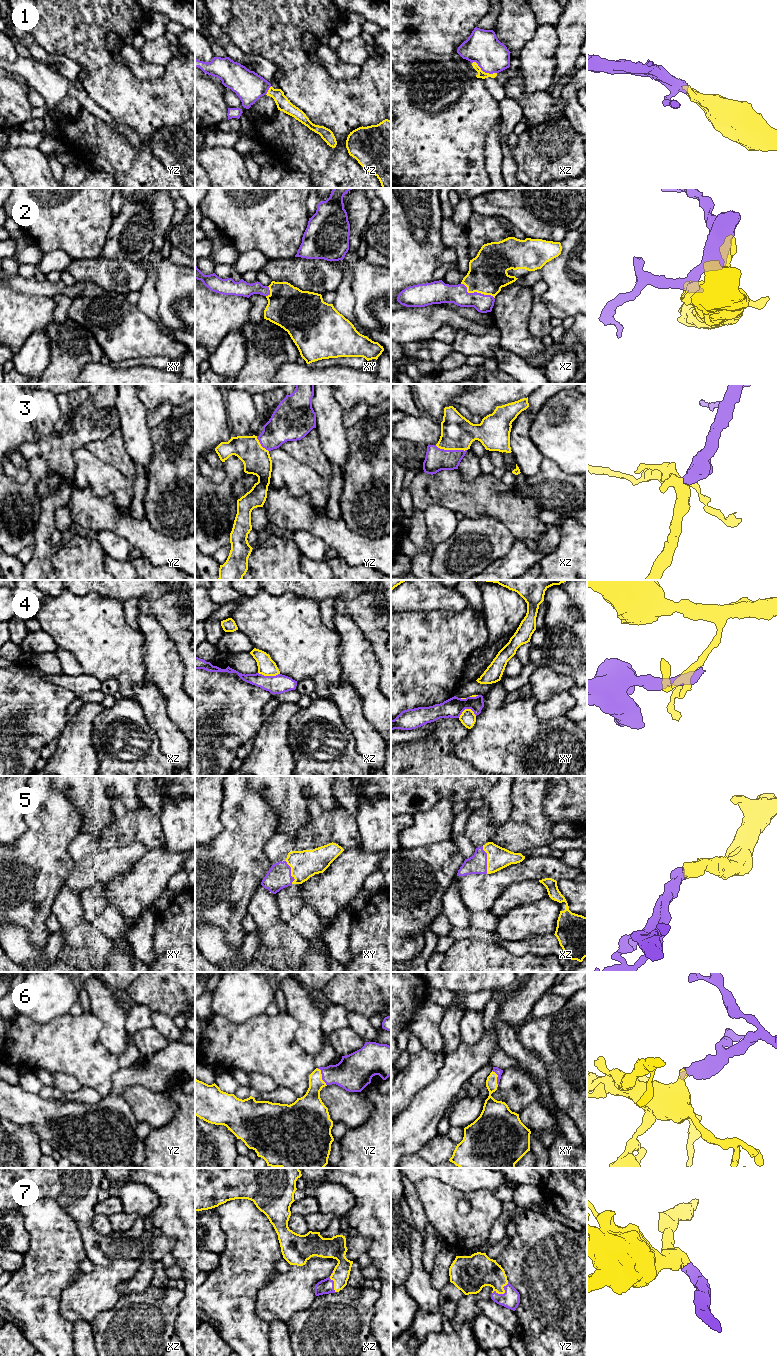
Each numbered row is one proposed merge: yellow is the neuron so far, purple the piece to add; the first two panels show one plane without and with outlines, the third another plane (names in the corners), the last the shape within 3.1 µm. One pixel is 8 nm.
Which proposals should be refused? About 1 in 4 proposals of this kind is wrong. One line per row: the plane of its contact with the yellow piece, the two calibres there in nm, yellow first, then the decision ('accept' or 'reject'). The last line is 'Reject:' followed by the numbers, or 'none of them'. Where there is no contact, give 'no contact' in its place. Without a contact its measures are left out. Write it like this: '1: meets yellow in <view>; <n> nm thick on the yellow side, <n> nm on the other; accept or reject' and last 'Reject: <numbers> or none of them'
1: meets yellow in xz; 60 nm thick on the yellow side, 280 nm on the other; accept
2: meets yellow in xz; 320 nm thick on the yellow side, 160 nm on the other; accept
3: meets yellow in xz; 280 nm thick on the yellow side, 180 nm on the other; accept
4: meets yellow in xz; 140 nm thick on the yellow side, 150 nm on the other; reject
5: meets yellow in xz; 180 nm thick on the yellow side, 160 nm on the other; accept
6: meets yellow in yz; 190 nm thick on the yellow side, 280 nm on the other; accept
7: meets yellow in yz; 240 nm thick on the yellow side, 150 nm on the other; accept
Reject: 4

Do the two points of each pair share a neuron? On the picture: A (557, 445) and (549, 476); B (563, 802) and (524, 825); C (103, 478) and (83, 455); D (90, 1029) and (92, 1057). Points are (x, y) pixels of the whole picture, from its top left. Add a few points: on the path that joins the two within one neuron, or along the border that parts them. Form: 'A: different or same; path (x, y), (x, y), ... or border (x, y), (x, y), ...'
A: different; border (544, 457), (552, 460), (563, 471), (573, 474)
B: different; border (547, 789), (543, 812), (554, 824)
C: same; path (97, 472), (86, 461)
D: same; path (89, 1036), (89, 1050)

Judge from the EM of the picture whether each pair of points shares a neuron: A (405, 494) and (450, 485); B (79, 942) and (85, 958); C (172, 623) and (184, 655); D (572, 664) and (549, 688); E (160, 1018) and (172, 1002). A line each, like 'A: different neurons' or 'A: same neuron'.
A: different neurons
B: different neurons
C: same neuron
D: different neurons
E: different neurons

